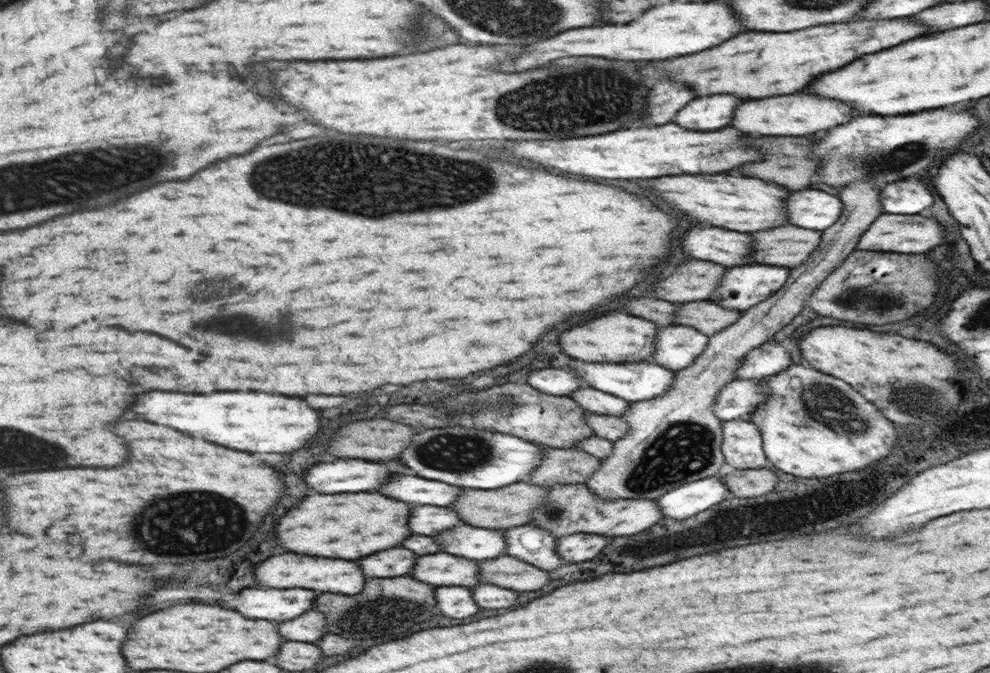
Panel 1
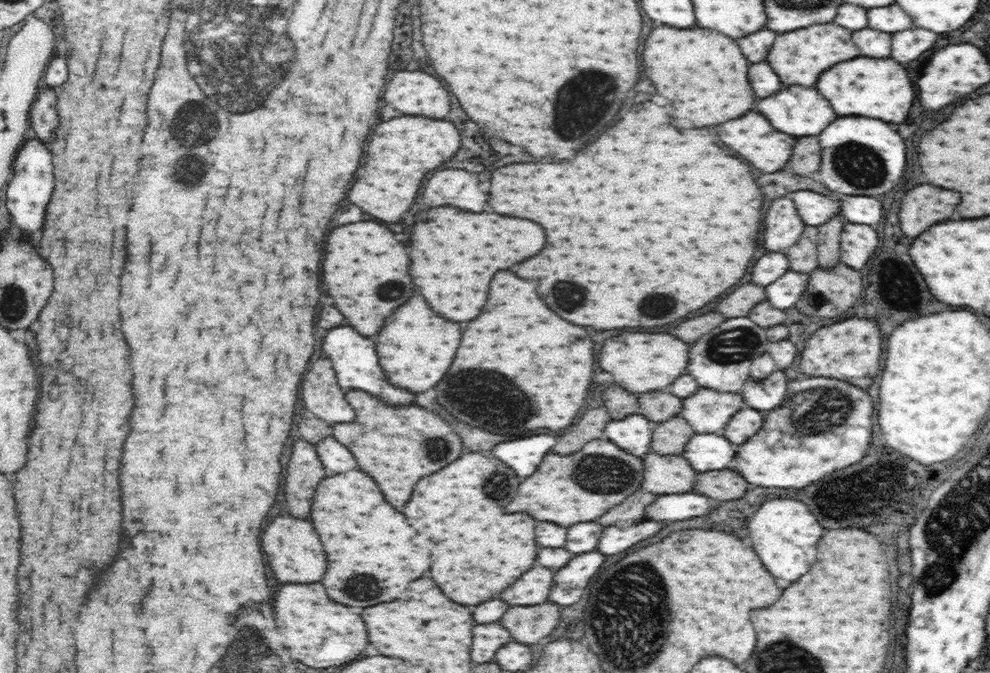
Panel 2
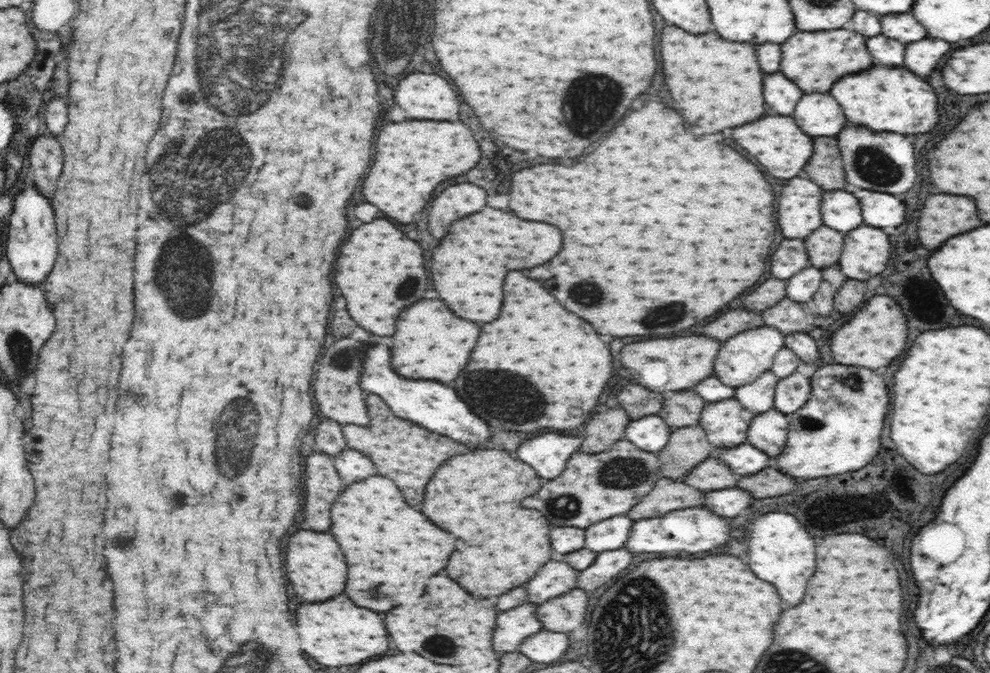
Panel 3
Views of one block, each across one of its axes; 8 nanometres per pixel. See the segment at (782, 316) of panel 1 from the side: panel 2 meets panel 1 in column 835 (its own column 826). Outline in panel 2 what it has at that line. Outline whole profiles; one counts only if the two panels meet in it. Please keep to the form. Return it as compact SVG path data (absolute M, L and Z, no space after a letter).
M842 214L818 226L818 267L832 270L840 260L841 232L846 220Z

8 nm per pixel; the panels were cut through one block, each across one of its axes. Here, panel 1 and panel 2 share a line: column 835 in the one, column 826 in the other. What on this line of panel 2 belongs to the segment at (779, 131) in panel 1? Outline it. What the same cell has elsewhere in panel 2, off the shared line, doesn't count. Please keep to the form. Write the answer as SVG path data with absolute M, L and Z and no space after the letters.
M786 86L784 90L780 90L780 94L772 94L772 98L762 98L758 110L772 122L778 132L790 136L816 136L836 120L836 112L832 110L830 102L822 98L816 88L804 86Z

